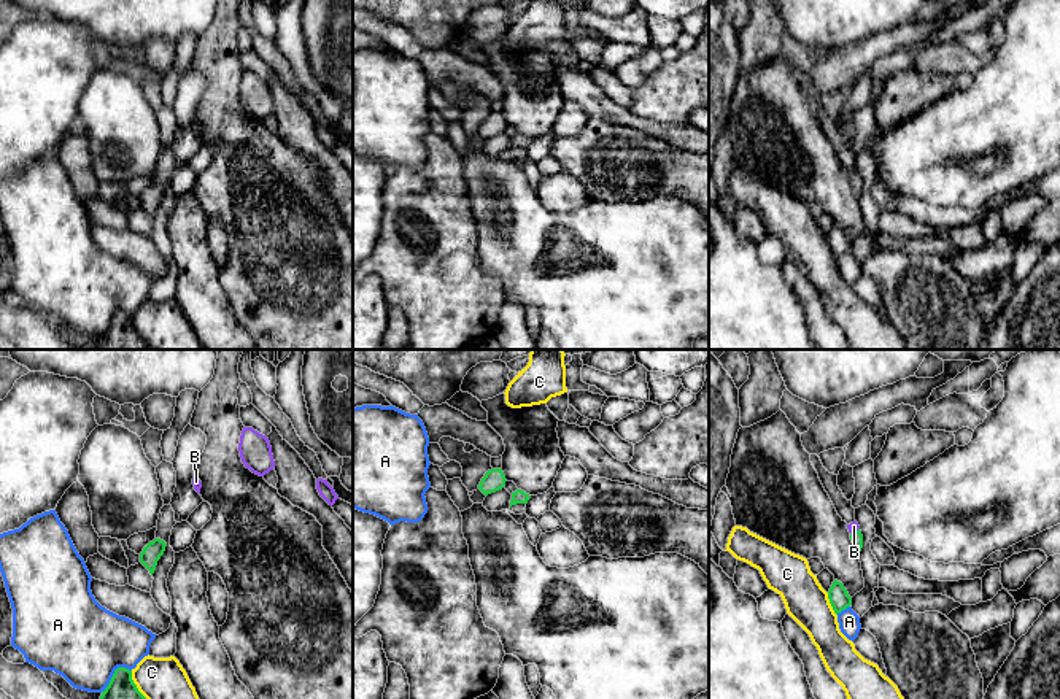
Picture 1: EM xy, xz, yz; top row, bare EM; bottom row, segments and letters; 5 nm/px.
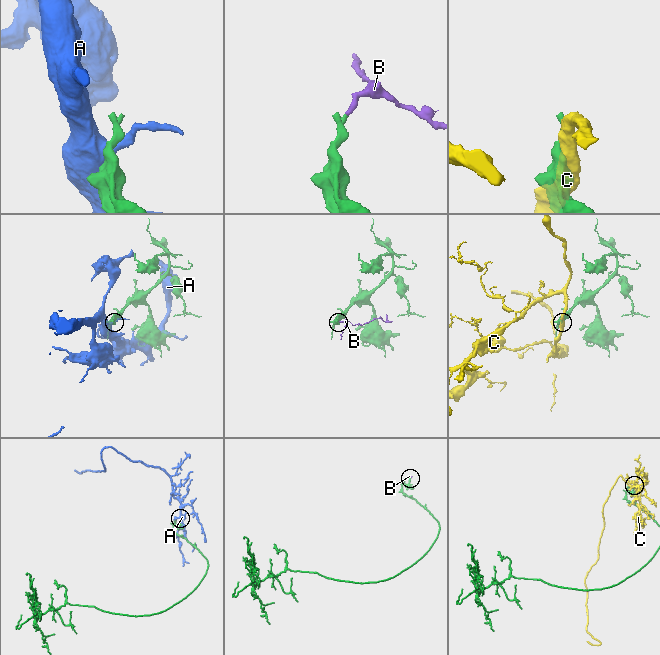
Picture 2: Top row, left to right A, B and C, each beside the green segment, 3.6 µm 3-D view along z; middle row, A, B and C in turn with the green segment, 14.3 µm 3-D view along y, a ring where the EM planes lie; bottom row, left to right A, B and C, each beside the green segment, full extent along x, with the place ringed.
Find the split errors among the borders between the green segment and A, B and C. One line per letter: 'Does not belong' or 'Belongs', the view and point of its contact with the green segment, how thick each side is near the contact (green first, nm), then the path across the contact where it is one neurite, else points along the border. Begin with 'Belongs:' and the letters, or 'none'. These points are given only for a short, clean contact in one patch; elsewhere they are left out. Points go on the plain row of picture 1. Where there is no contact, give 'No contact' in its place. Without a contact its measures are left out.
Belongs: B
A: Does not belong. Touches green at xy (113, 318). Thickness 220 nm (green) against 400 nm
B: Belongs. Touches green at yz (855, 175). Thickness 60 nm (green) against 50 nm. Path across: yz (857, 183), (855, 175), (854, 170)
C: Does not belong. Touches green at yz (830, 247). Thickness 110 nm (green) against 220 nm

